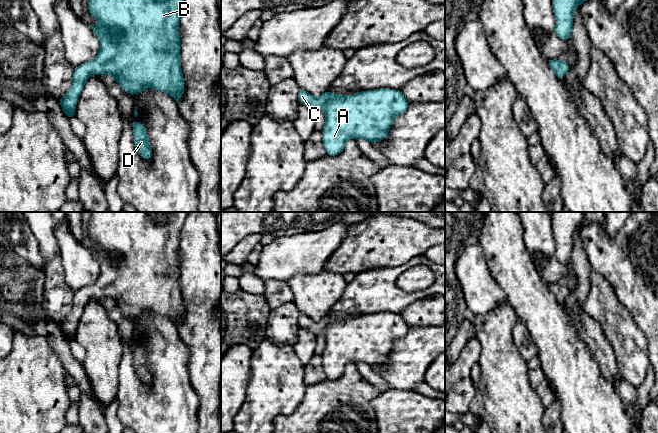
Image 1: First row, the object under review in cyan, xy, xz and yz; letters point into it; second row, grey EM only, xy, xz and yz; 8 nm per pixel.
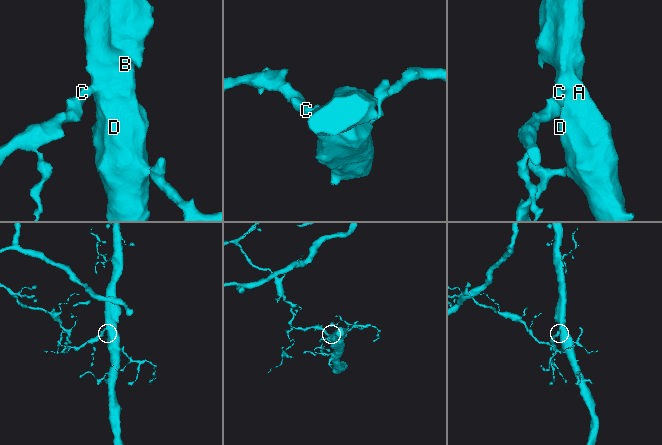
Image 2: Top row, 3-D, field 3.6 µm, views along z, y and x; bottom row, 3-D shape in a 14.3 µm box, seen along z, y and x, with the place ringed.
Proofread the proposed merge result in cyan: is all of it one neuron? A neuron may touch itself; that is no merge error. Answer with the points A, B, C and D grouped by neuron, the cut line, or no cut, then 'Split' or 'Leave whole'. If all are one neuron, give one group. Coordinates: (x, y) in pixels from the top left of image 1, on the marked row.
Groups: A B C D. No split. Leave whole

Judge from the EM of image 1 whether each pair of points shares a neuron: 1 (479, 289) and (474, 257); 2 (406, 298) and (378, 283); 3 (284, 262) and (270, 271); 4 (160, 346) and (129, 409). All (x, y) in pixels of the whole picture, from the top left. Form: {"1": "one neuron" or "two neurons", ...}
{"1": "one neuron", "2": "one neuron", "3": "one neuron", "4": "one neuron"}

